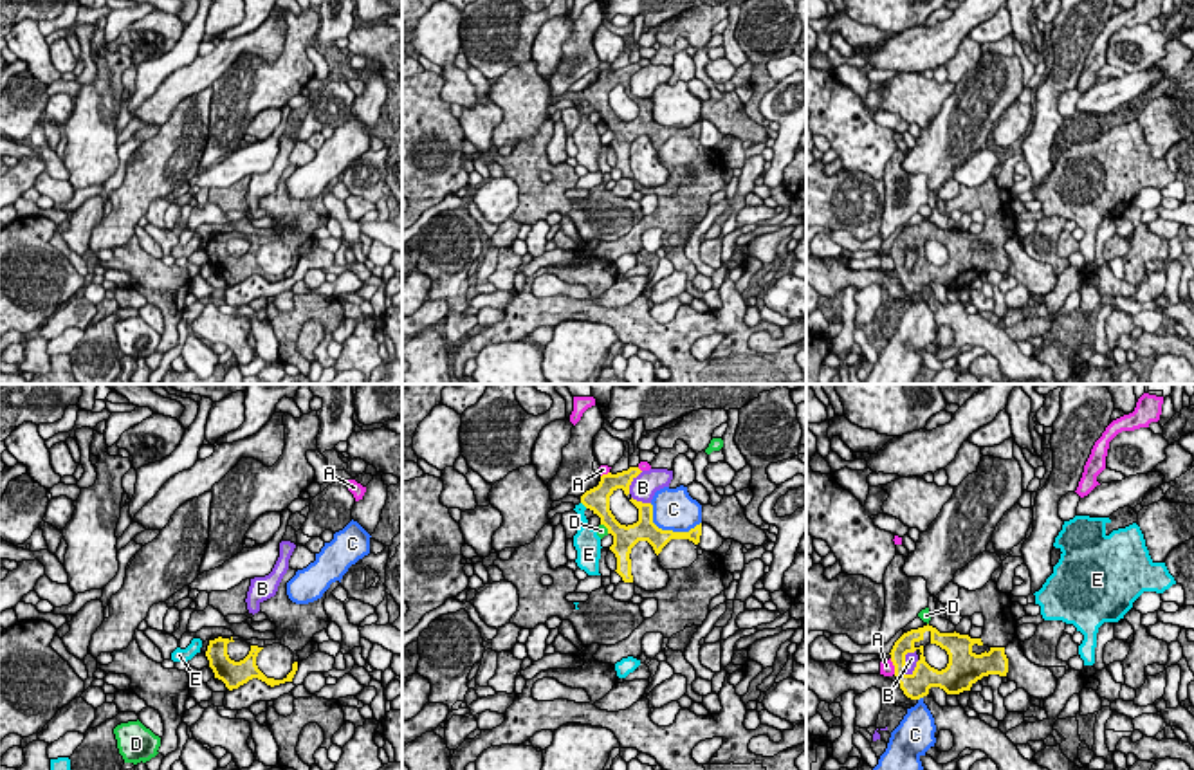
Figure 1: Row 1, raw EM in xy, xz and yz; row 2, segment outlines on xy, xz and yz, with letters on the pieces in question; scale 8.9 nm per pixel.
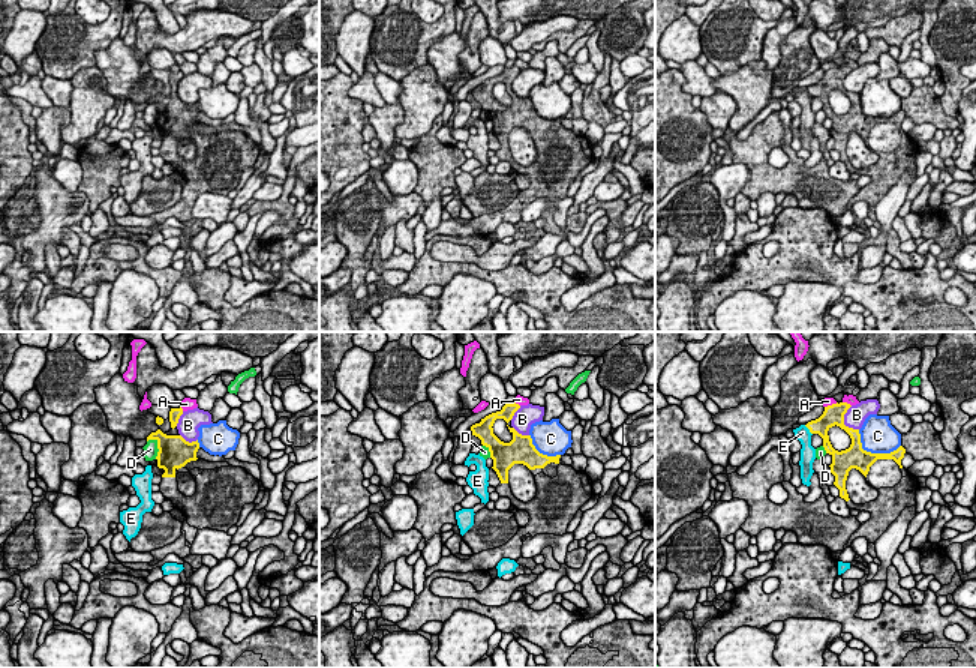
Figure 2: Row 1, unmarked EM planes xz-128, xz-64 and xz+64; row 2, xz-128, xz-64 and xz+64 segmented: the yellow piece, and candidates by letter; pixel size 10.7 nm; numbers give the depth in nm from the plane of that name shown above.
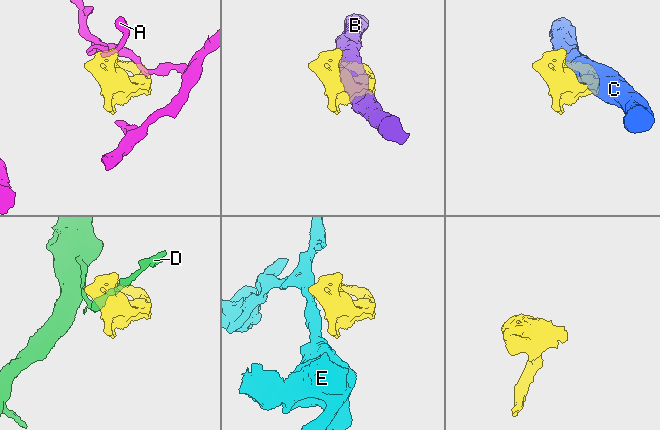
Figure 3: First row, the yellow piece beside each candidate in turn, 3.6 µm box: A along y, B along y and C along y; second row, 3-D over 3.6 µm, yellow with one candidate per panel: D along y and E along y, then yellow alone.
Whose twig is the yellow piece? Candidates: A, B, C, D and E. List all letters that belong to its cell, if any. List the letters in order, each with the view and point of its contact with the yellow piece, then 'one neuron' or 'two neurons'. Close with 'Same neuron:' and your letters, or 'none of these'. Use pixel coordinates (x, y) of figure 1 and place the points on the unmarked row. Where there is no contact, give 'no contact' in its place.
A: meets yellow in yz at (893, 260); two neurons
B: meets yellow in yz at (904, 256); two neurons
C: meets yellow in xz at (668, 127); two neurons
D: meets yellow in xz at (606, 123); two neurons
E: meets yellow in xz at (585, 101); two neurons
Same neuron: none of these

